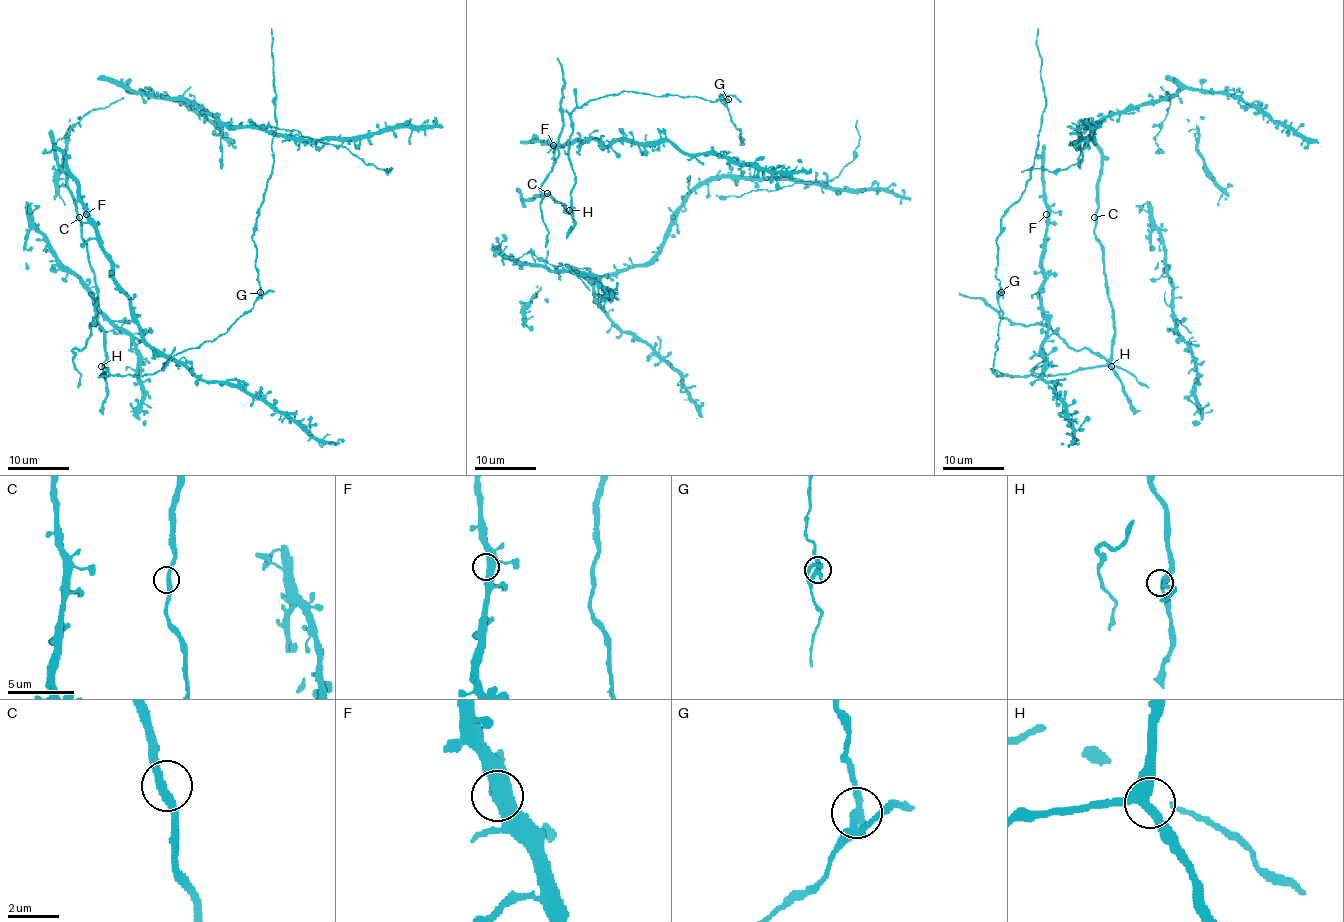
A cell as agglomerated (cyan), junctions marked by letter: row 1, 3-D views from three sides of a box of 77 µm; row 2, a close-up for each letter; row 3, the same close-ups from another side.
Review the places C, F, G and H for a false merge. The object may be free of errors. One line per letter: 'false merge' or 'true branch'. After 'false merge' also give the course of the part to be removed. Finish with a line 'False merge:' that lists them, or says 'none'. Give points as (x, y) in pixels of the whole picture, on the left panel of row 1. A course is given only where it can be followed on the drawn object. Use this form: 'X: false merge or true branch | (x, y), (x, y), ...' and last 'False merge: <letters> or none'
C: true branch
F: true branch
G: false merge | (260, 293), (253, 237), (256, 217), (273, 167), (271, 140), (276, 129), (276, 92), (271, 28)
H: true branch
False merge: G

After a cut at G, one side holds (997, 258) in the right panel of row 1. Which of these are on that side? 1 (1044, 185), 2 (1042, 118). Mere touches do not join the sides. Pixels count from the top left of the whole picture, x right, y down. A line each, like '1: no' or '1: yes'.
1: no
2: yes

